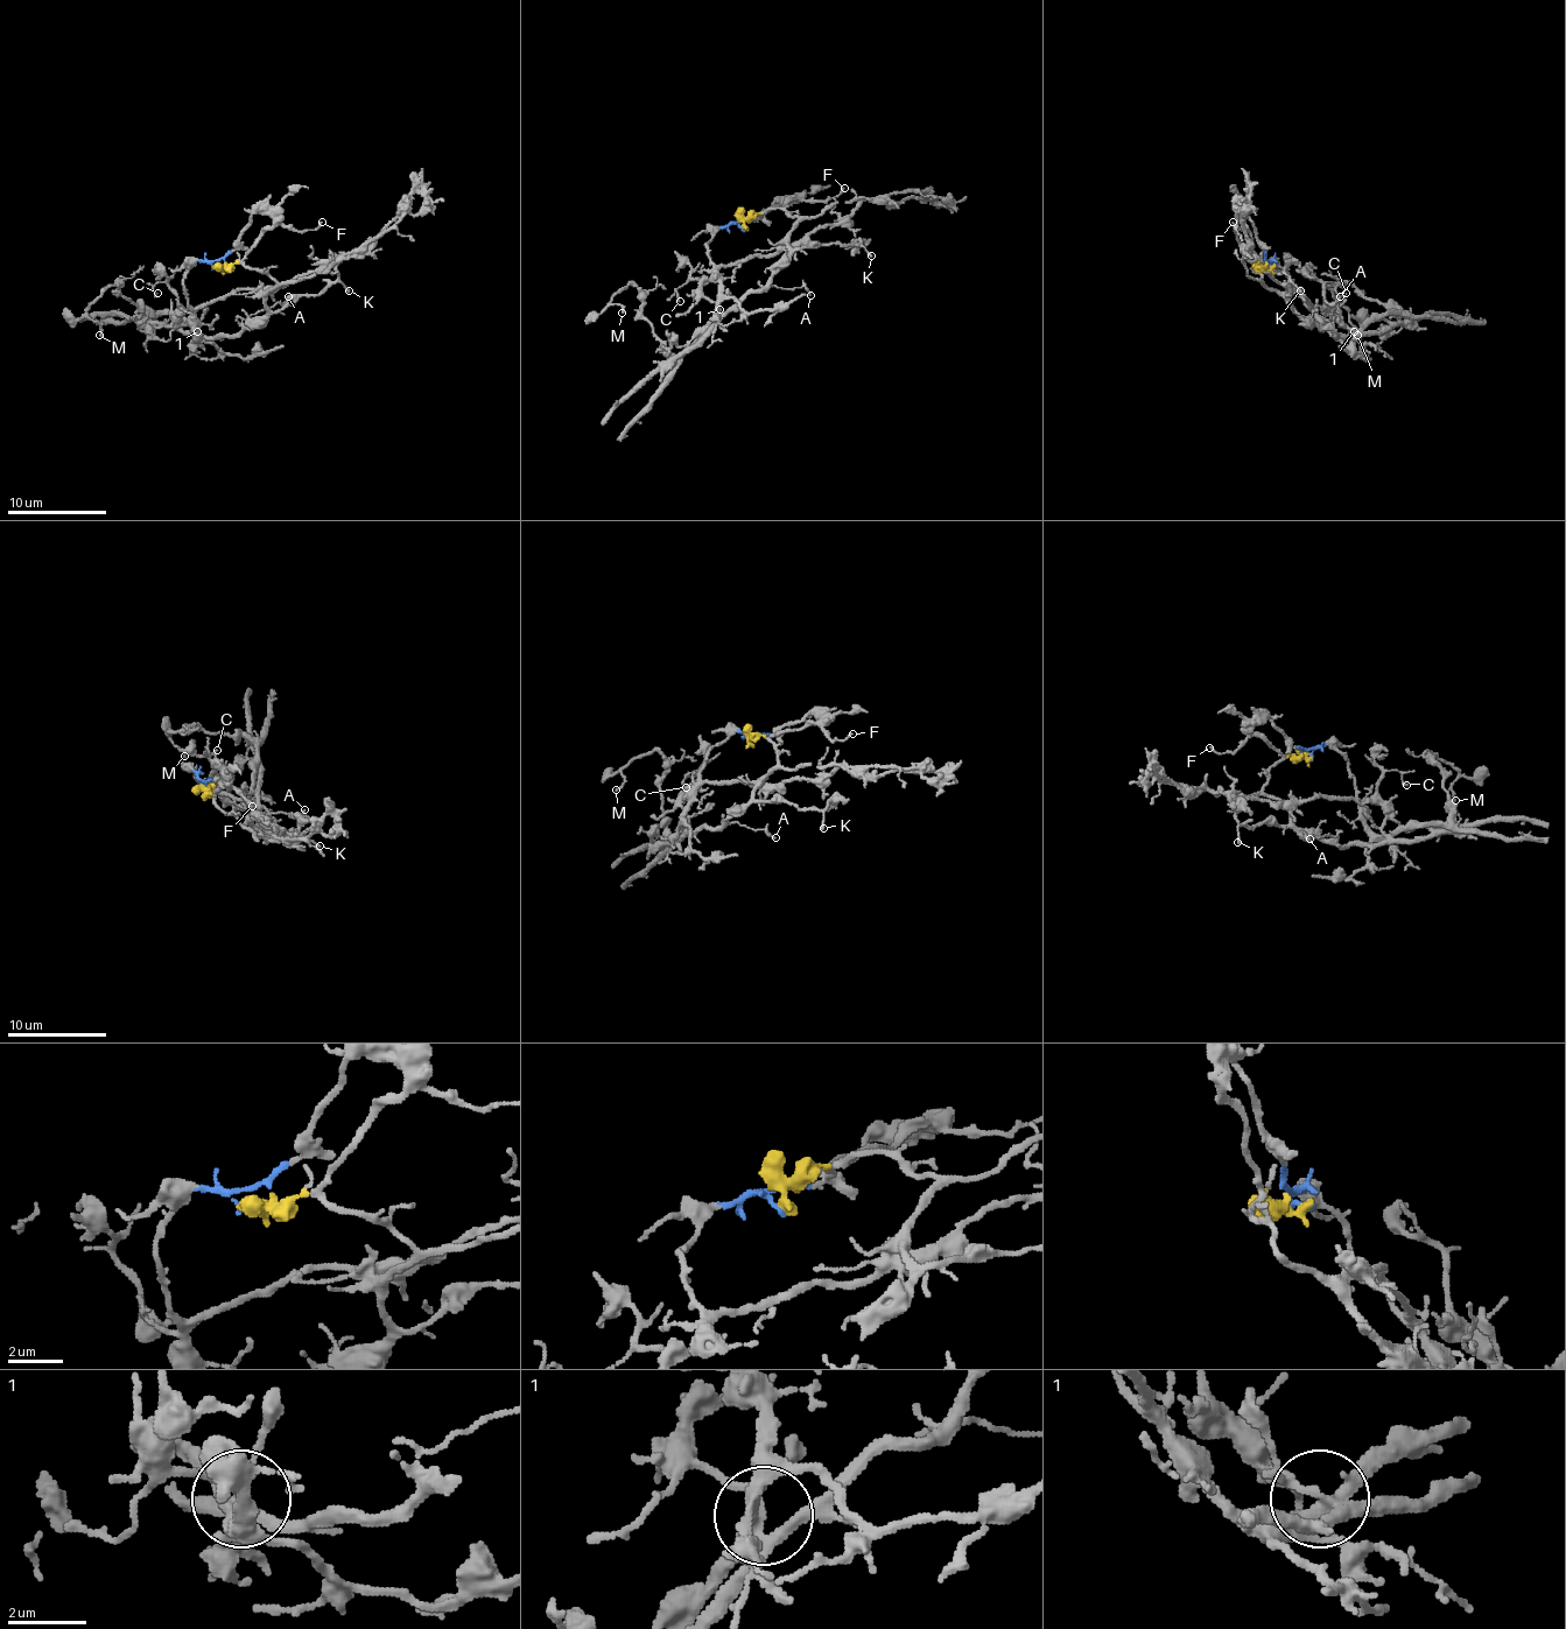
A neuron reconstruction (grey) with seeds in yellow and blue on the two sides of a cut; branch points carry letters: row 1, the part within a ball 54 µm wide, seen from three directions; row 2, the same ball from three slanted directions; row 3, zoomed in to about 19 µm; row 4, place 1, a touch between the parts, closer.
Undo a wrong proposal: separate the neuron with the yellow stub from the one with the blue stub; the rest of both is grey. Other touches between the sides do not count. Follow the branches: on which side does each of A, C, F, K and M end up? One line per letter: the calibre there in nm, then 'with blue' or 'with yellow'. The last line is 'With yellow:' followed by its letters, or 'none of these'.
A: 120 nm | with yellow
C: 130 nm | with yellow
F: 120 nm | with yellow
K: 150 nm | with yellow
M: 130 nm | with blue
With yellow: A, C, F, K

